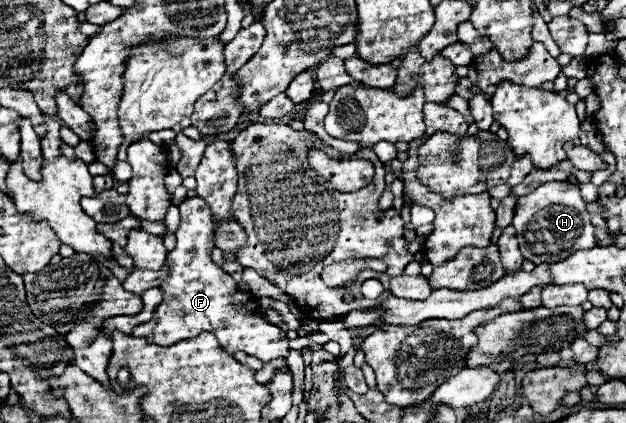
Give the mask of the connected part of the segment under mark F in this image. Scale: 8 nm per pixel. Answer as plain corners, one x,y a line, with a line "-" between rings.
193,196
187,198
179,210
181,226
175,232
177,248
167,256
169,280
159,286
163,290
163,302
157,306
157,324
147,340
159,346
171,346
179,340
195,338
201,332
213,332
219,346
229,356
235,356
235,352
245,352
247,356
257,356
261,362
287,358
289,340
285,332
265,320
259,300
253,294
241,292
237,282
217,264
213,264
211,250
215,246
215,220
207,202

